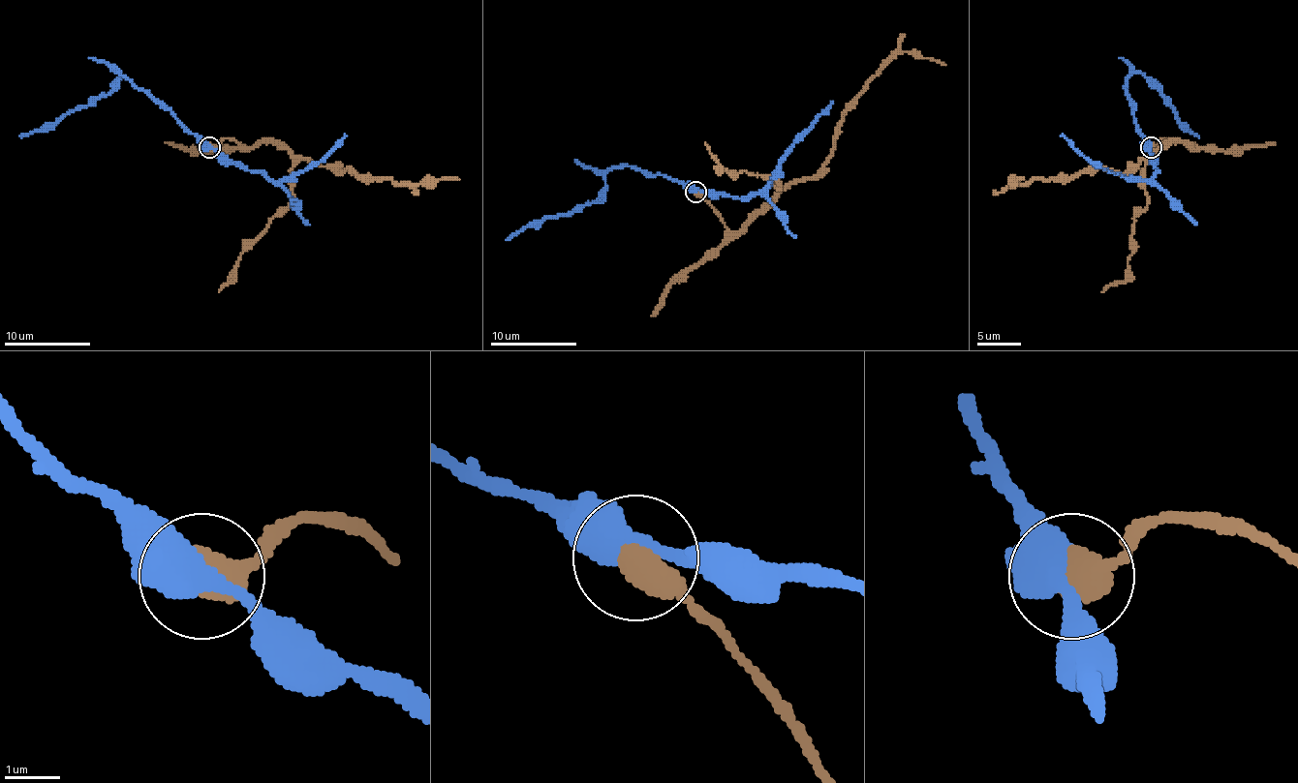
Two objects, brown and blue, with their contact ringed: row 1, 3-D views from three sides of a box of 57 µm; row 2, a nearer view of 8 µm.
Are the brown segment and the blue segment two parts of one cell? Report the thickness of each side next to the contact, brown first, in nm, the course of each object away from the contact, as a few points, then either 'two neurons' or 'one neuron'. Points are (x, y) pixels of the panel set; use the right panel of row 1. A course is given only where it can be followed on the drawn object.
650/440 nm | brown via (1151, 146), (1175, 137), (1190, 149), (1182, 142), (1164, 142), (1128, 172), (1105, 168), (1010, 183), (1023, 179) | blue via (1151, 146), (1126, 90), (1131, 73), (1142, 73), (1173, 105), (1175, 116), (1199, 135) | two neurons

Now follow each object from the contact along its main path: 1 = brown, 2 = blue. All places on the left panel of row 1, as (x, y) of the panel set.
1: (210, 146), (231, 137), (245, 149), (282, 142), (296, 158), (335, 172), (347, 168), (401, 183), (459, 179)
2: (210, 146), (121, 73), (110, 90), (86, 105), (77, 105), (54, 123), (19, 135)

